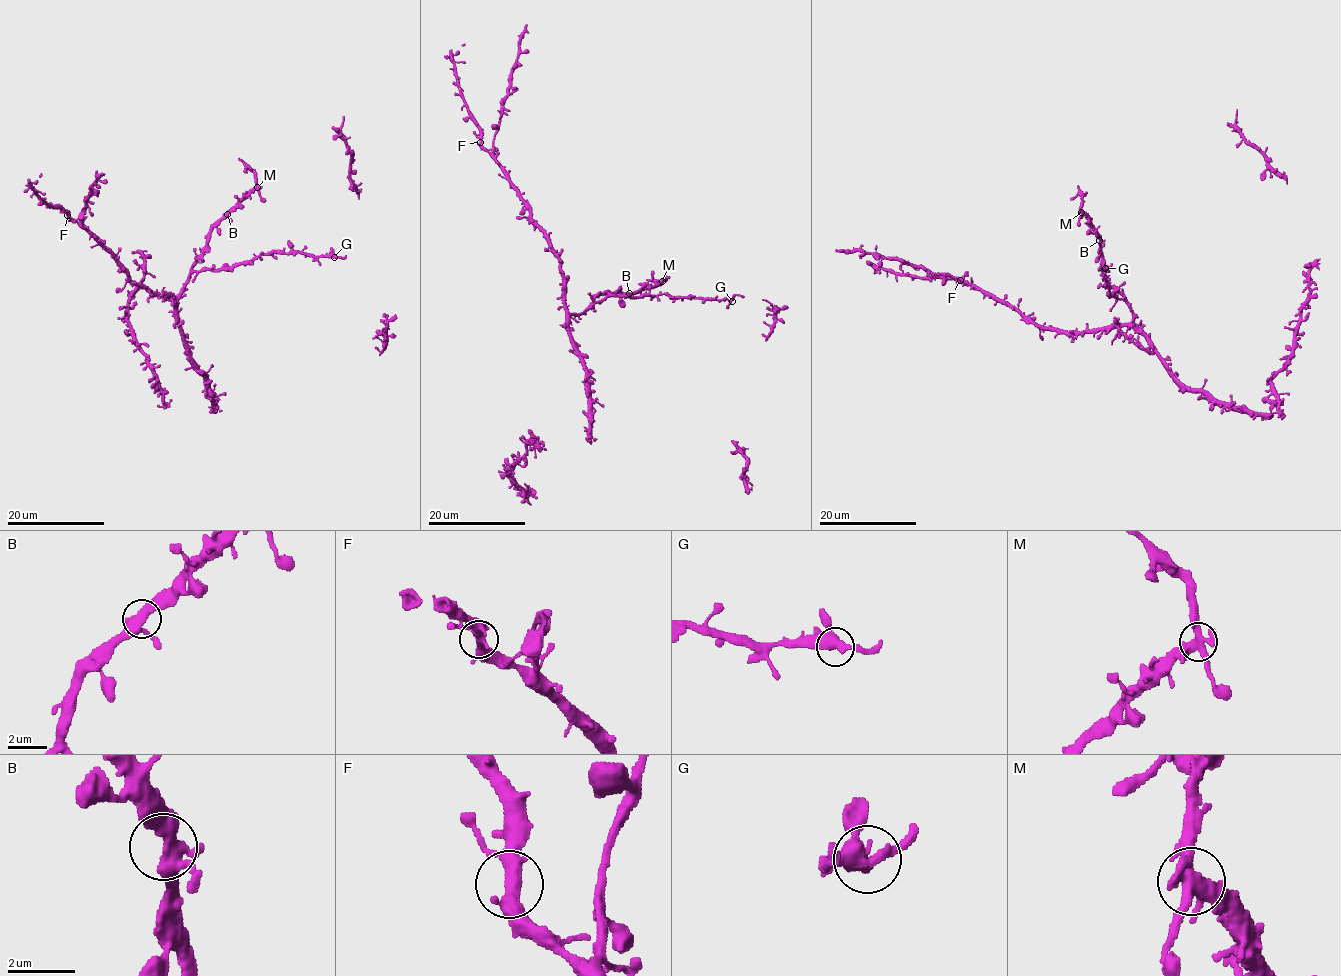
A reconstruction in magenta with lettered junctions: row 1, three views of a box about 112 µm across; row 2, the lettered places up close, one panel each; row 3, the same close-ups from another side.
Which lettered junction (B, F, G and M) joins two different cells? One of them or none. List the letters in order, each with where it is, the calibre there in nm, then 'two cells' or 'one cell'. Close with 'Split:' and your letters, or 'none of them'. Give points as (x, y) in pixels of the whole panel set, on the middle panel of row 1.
B: place (629, 293); calibre 440 nm; one cell
F: place (480, 142); calibre 360 nm; one cell
G: place (732, 301); calibre 400 nm; one cell
M: place (662, 281); calibre 400 nm; two cells
Split: M

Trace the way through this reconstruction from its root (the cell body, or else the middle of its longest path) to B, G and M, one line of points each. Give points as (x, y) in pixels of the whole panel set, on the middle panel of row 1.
B: (574, 313), (583, 312), (605, 292), (629, 293)
G: (574, 313), (579, 315), (612, 295), (668, 293), (673, 297), (732, 301)
M: (574, 313), (583, 312), (605, 292), (636, 293), (662, 281)

